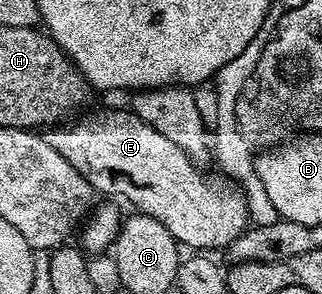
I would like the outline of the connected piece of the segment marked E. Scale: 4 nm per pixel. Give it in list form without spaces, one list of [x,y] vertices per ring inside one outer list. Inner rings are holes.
[[[113,109],[110,113],[93,113],[90,117],[84,117],[77,119],[82,121],[74,120],[60,127],[50,128],[44,134],[45,141],[51,143],[51,147],[55,147],[55,151],[59,151],[59,155],[63,155],[63,159],[67,159],[67,163],[71,163],[71,167],[75,167],[98,194],[110,193],[113,197],[126,197],[134,205],[132,208],[136,212],[159,219],[163,227],[171,231],[178,246],[186,250],[189,248],[189,251],[224,250],[250,224],[248,208],[240,189],[231,187],[220,193],[201,174],[202,170],[186,155],[183,147],[159,135],[155,127],[139,119],[132,111],[125,110],[124,113],[121,109]]]

